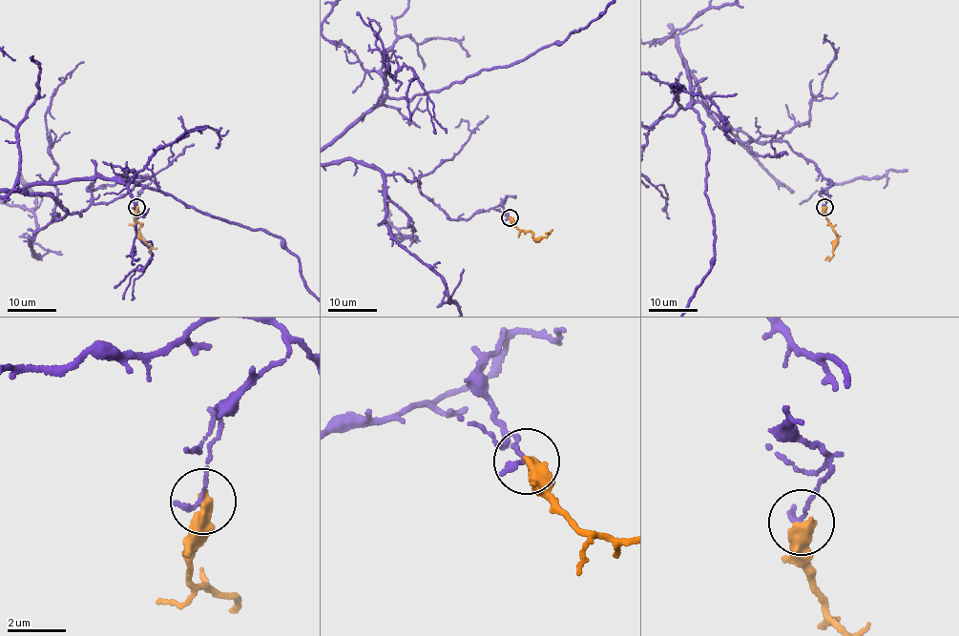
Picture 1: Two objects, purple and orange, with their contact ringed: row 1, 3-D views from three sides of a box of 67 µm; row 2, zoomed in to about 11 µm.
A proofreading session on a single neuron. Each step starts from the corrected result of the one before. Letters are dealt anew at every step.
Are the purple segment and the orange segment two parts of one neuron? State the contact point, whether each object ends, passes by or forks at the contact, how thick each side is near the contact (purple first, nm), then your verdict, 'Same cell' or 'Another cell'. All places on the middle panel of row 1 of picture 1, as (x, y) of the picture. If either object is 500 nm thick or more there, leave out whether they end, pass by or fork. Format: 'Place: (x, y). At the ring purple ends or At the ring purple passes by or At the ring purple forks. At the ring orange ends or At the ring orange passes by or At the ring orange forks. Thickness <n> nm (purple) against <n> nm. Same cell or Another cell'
Place: (510, 217). Thickness 170 nm (purple) against 500 nm. Another cell

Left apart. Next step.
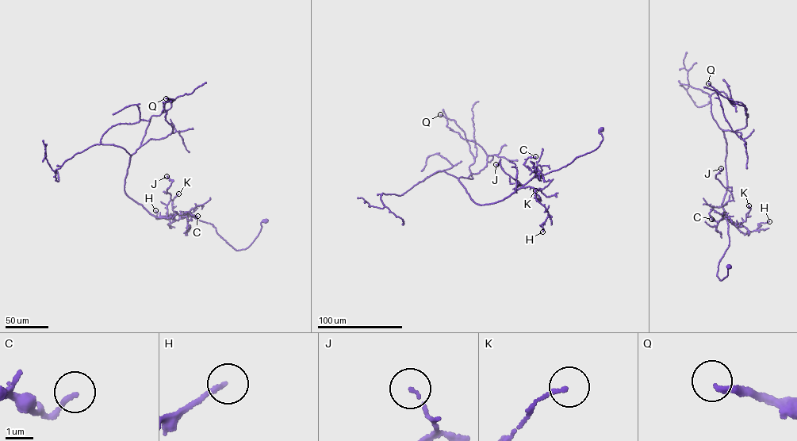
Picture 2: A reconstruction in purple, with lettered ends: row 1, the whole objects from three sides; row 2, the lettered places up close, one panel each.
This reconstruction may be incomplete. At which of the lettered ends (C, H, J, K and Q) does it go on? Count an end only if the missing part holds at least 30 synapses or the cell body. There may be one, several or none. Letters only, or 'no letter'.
Q

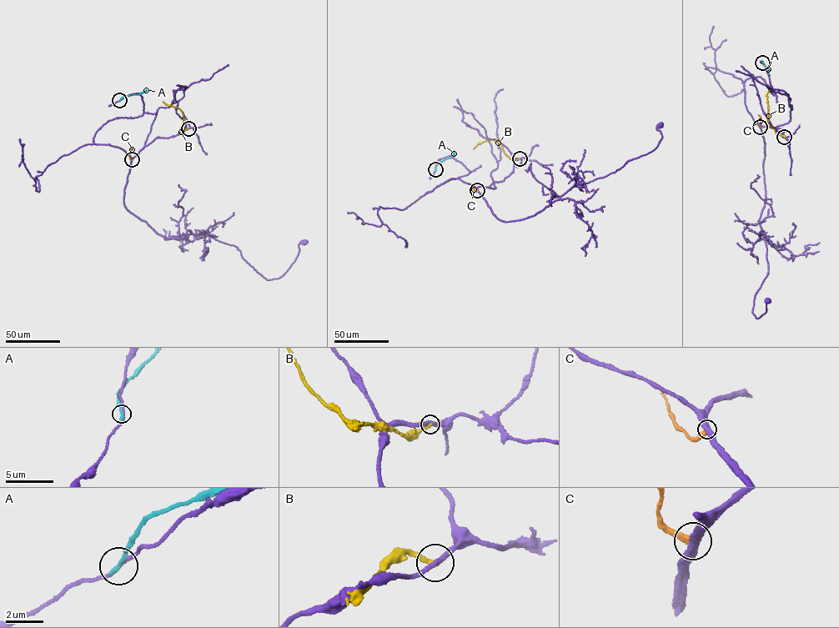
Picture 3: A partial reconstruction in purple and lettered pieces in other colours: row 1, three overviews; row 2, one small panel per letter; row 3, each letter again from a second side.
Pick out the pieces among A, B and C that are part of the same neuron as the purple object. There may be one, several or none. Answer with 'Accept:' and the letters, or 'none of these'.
Accept: none of these

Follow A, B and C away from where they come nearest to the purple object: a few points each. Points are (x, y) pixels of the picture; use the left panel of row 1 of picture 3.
A: (120, 100), (145, 91)
B: (188, 128), (180, 132), (183, 124), (182, 111), (163, 102)
C: (132, 159), (130, 148)

